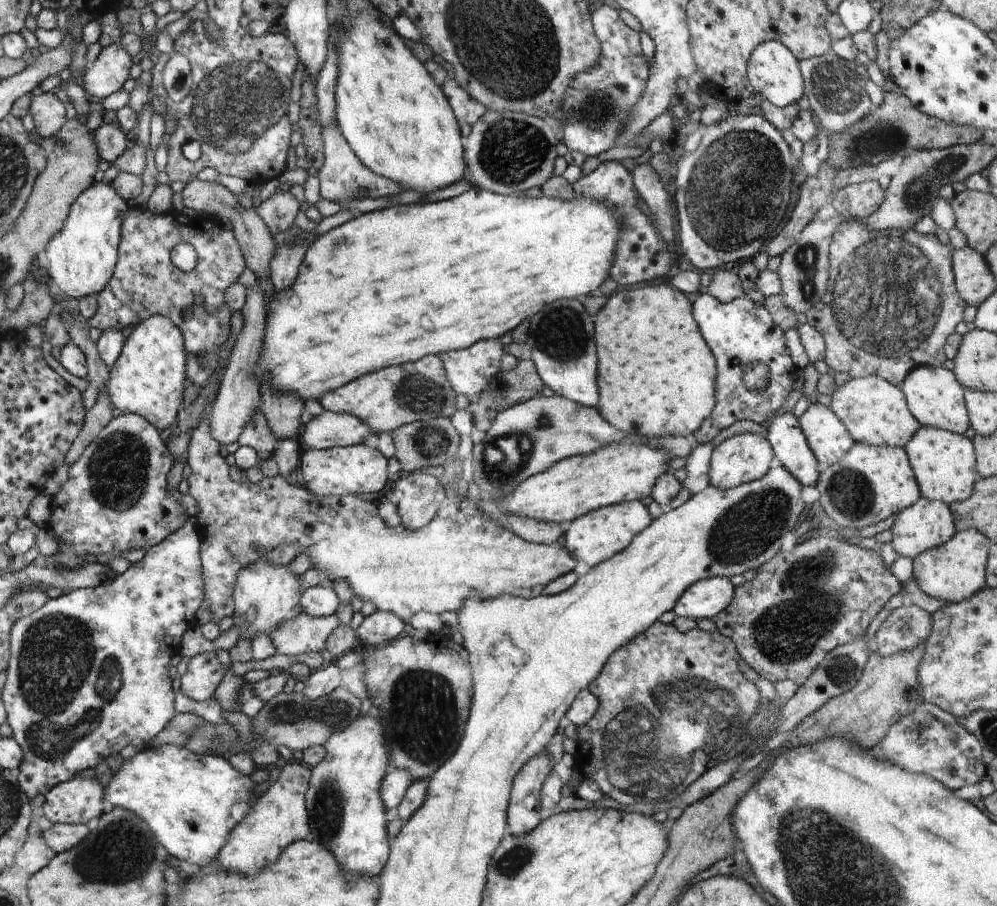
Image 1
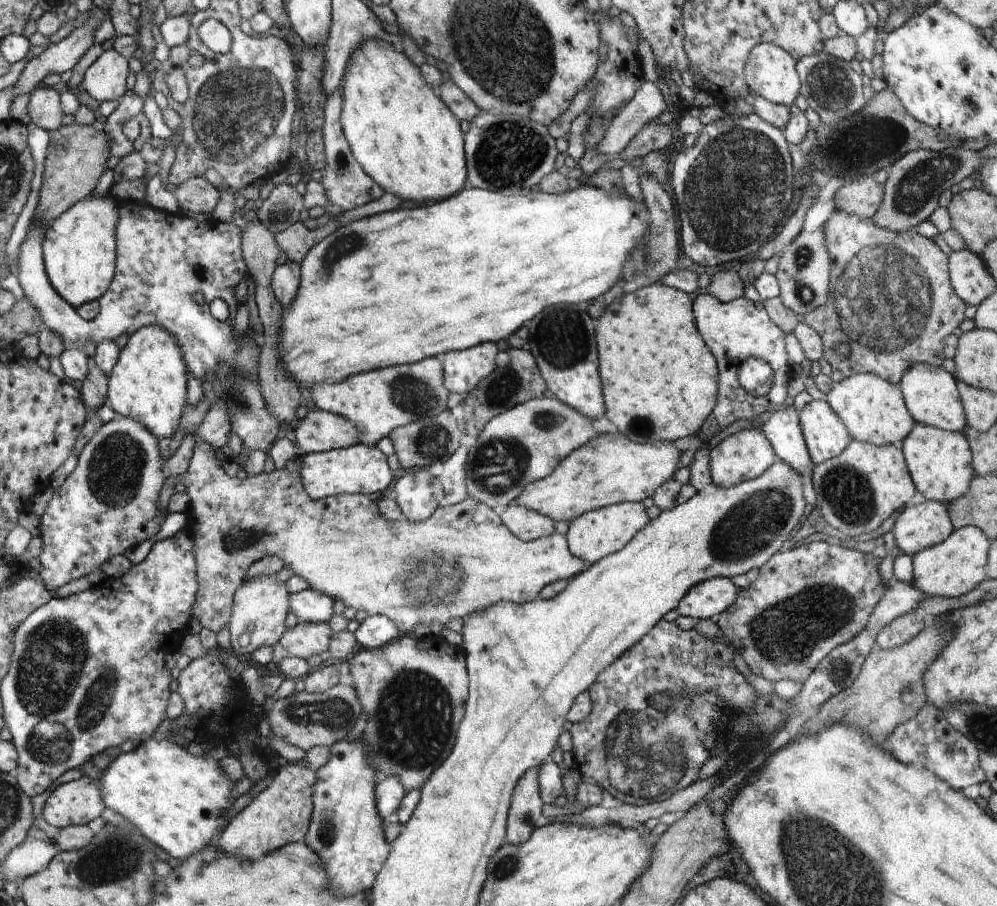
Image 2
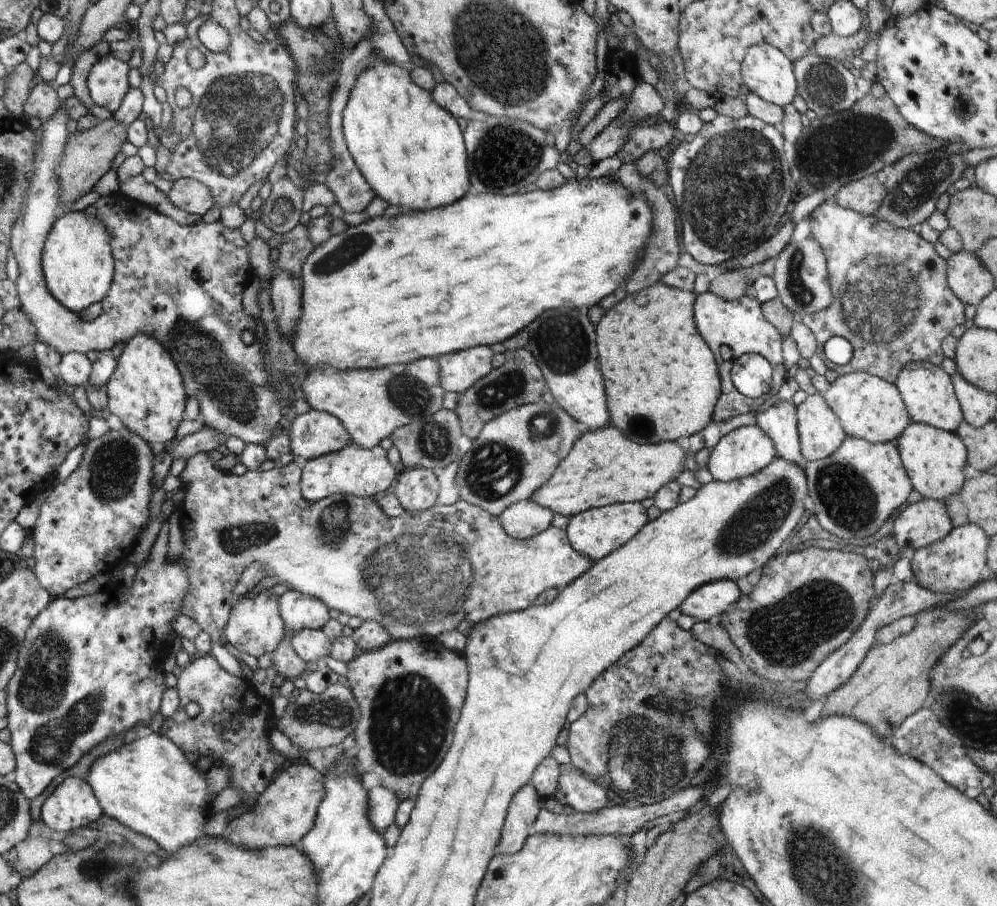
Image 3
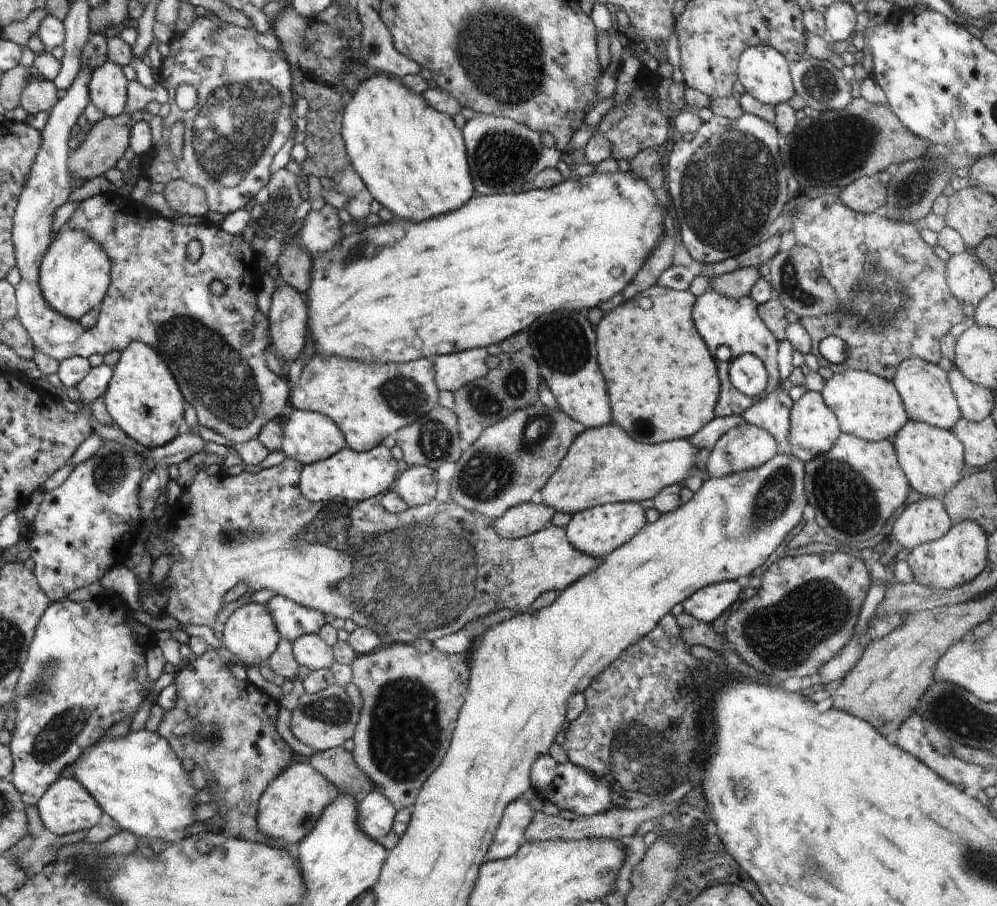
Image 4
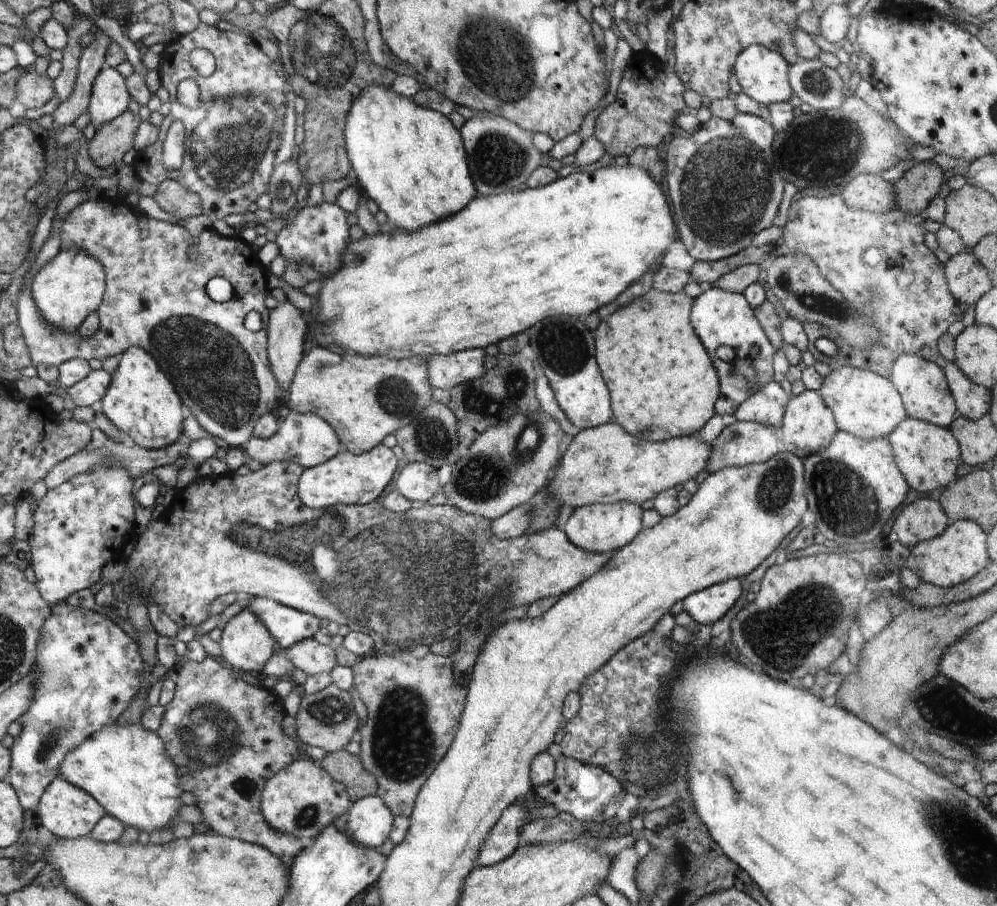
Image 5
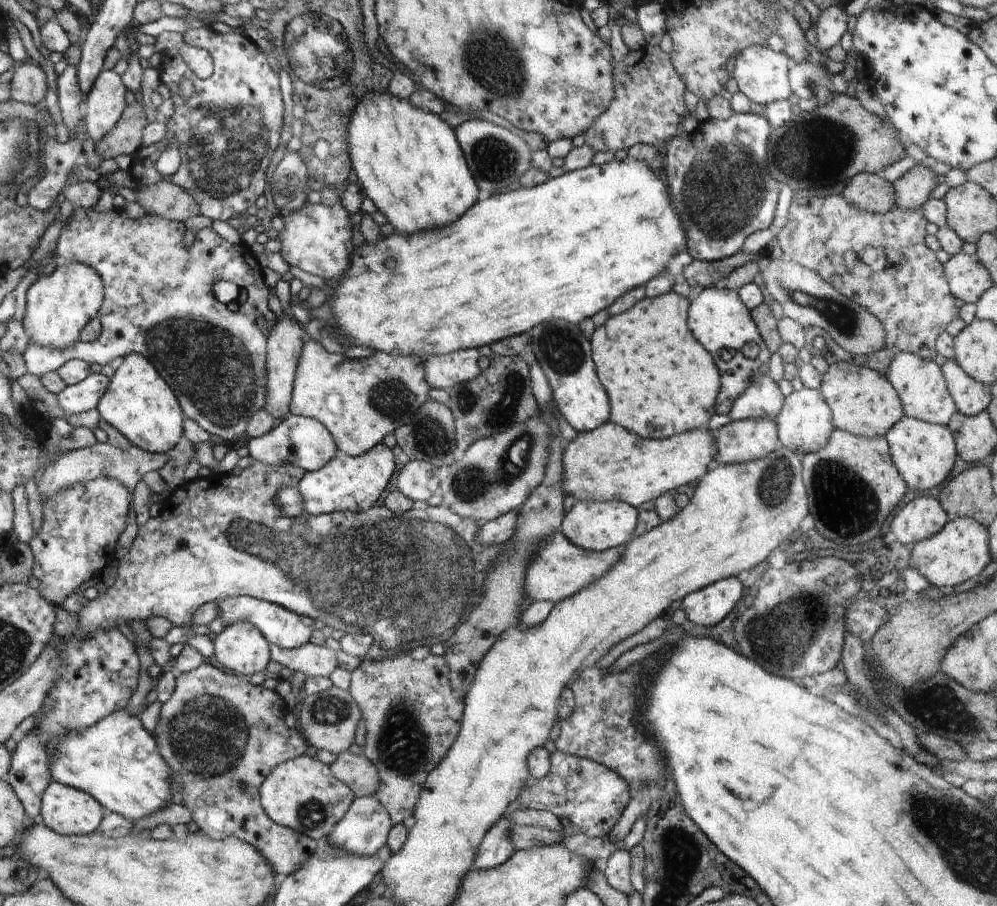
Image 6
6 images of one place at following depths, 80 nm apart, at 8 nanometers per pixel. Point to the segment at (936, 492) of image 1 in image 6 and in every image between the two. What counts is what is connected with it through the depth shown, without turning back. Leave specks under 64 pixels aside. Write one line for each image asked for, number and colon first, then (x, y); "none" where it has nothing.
2: (939, 462)
3: (934, 459)
4: (931, 458)
5: (928, 455)
6: (924, 453)

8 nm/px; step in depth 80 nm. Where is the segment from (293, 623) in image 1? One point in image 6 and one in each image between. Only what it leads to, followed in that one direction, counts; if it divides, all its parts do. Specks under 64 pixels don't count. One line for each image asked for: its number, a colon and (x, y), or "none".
2: (304, 640)
3: (311, 645)
4: (310, 650)
5: (313, 658)
6: (313, 660)

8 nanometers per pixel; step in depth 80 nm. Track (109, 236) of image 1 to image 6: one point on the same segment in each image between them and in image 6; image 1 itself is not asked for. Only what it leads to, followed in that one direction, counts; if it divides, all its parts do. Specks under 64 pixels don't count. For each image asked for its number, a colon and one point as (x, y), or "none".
2: (79, 249)
3: (78, 263)
4: (75, 273)
5: (68, 288)
6: (60, 304)

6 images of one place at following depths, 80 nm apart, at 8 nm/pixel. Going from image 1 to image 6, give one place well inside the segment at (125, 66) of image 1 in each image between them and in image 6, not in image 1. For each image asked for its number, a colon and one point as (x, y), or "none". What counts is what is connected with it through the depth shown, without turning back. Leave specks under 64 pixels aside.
2: (105, 80)
3: (107, 81)
4: (107, 86)
5: (109, 98)
6: (104, 104)

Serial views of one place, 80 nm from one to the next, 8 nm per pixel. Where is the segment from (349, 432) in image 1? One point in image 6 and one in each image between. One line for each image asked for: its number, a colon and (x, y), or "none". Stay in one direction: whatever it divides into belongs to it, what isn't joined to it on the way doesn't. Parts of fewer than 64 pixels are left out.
2: (319, 431)
3: (315, 433)
4: (308, 436)
5: (304, 438)
6: (297, 440)

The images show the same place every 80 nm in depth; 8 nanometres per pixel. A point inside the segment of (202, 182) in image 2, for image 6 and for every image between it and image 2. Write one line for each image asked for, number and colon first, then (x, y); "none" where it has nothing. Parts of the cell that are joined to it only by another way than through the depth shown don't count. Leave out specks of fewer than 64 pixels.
3: (191, 195)
4: (182, 197)
5: (173, 197)
6: (164, 199)

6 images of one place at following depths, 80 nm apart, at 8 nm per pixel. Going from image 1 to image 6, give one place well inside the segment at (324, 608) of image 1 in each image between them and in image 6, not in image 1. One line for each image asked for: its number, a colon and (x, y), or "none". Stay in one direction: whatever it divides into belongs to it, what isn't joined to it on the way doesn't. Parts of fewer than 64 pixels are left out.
2: (309, 606)
3: (299, 611)
4: (293, 620)
5: (289, 626)
6: (285, 628)

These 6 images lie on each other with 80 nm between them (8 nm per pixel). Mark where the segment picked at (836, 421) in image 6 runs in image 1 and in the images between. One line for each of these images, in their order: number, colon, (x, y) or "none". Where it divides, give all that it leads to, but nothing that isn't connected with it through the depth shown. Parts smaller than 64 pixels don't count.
1: (875, 412)
2: (874, 411)
3: (870, 408)
4: (868, 406)
5: (865, 404)

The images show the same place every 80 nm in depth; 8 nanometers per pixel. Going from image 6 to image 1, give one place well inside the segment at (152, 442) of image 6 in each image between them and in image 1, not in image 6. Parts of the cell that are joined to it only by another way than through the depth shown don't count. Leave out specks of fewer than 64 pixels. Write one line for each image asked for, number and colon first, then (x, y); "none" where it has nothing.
1: (148, 378)
2: (148, 383)
3: (146, 391)
4: (143, 397)
5: (141, 401)

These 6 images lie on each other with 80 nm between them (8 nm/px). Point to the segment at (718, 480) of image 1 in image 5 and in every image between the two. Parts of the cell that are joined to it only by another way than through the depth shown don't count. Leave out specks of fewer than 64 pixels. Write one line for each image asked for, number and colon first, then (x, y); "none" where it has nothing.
2: (744, 455)
3: (745, 451)
4: (747, 446)
5: (743, 443)

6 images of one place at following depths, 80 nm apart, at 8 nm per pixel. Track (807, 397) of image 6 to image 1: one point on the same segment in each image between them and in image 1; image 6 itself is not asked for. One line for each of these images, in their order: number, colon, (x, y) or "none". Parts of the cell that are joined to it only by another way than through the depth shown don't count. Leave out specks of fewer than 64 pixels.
1: (828, 438)
2: (825, 435)
3: (821, 433)
4: (814, 428)
5: (809, 425)

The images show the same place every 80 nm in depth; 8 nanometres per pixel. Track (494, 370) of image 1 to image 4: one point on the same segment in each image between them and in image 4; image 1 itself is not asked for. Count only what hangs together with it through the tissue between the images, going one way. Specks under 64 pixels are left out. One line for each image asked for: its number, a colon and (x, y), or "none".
2: (464, 370)
3: (460, 370)
4: (452, 371)

